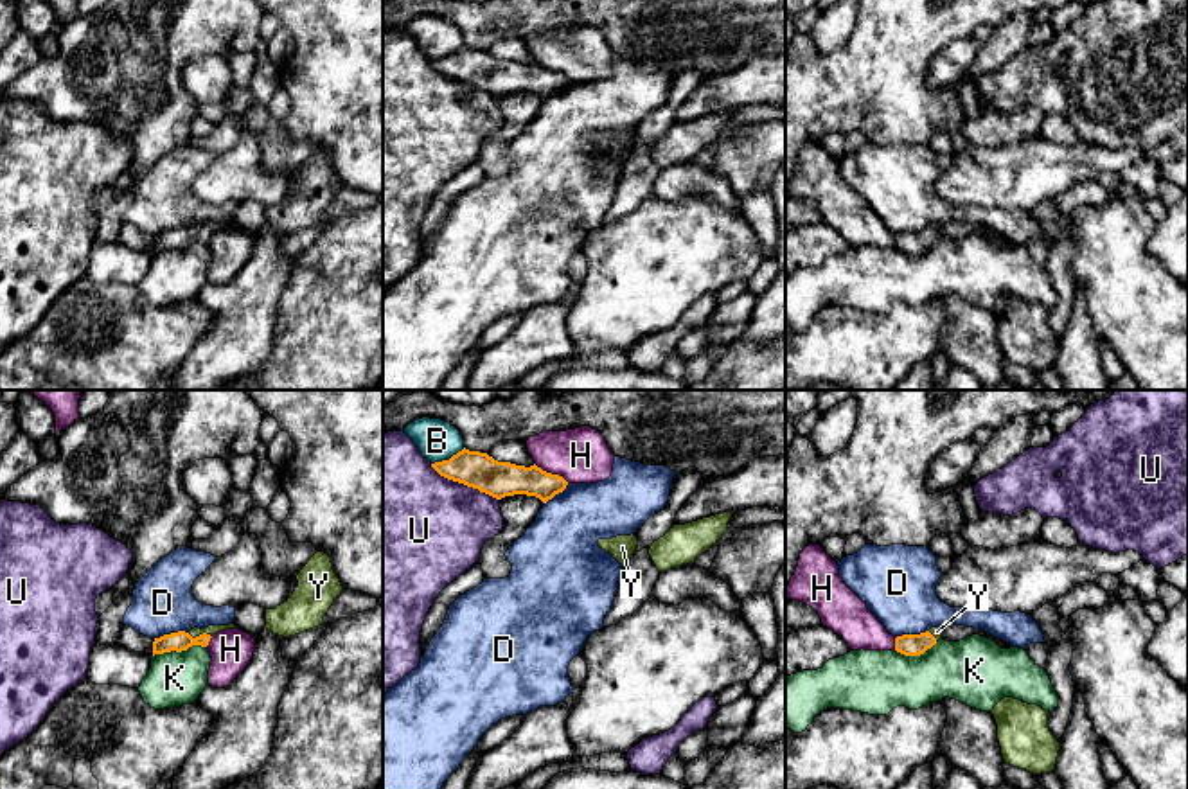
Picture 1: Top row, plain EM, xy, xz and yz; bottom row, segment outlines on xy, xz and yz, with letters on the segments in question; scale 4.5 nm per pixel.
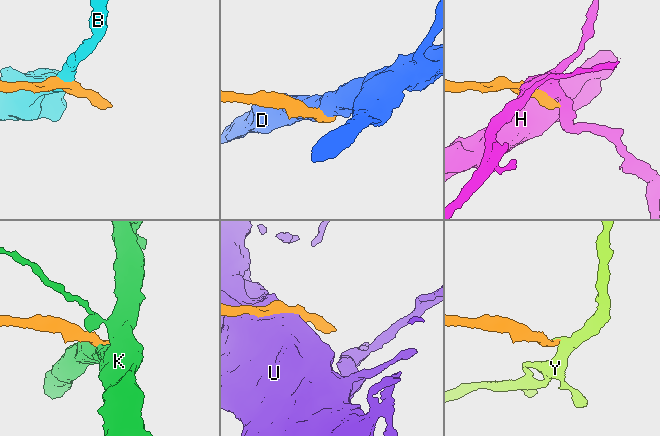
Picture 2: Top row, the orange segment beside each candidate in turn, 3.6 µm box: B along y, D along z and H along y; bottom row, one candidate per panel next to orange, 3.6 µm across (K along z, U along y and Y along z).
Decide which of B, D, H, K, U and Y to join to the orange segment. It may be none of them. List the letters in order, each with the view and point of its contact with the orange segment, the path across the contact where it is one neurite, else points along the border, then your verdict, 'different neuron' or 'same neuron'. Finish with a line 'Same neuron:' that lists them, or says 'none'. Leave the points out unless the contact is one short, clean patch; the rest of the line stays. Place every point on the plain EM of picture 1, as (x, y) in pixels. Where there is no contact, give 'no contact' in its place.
B: xz (450, 56) | different neuron
D: xy (171, 230) | along xy (187, 229), (171, 229), (155, 236) | different neuron
H: xz (550, 70) | along xz (534, 62), (561, 72), (568, 79) | different neuron
K: xy (178, 248) | along xy (205, 243), (189, 243), (153, 254) | different neuron
U: xz (464, 81) | different neuron
Y: xy (200, 232) | across xy (180, 238), (200, 232), (211, 227) | same neuron
Same neuron: Y

